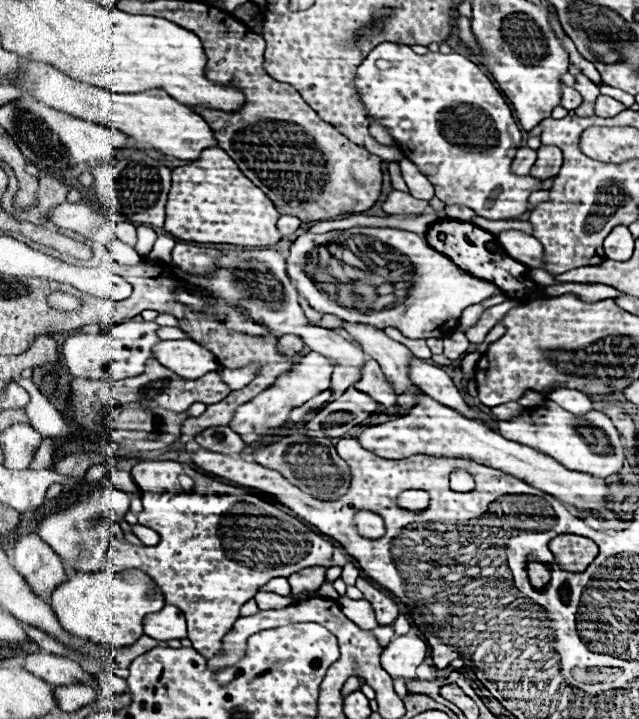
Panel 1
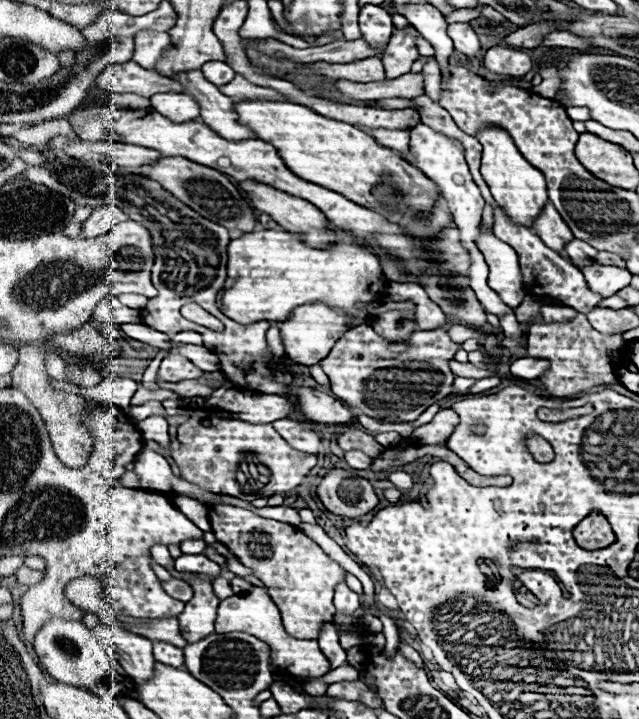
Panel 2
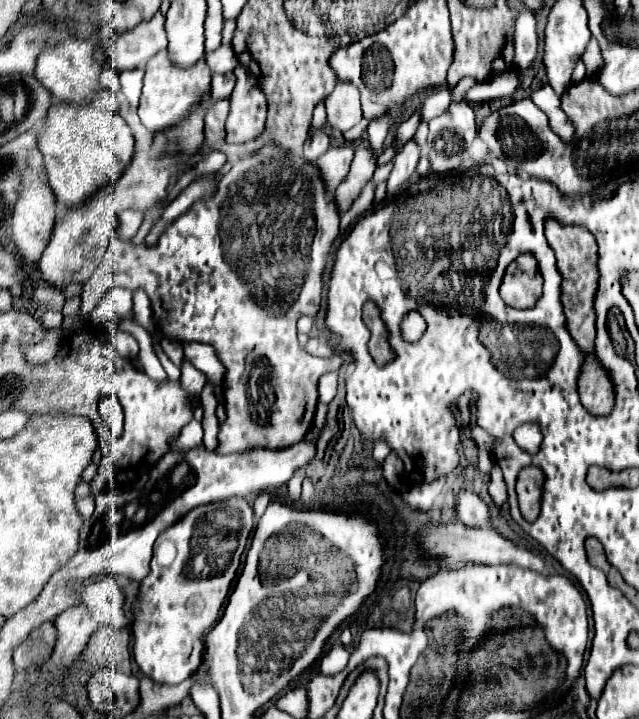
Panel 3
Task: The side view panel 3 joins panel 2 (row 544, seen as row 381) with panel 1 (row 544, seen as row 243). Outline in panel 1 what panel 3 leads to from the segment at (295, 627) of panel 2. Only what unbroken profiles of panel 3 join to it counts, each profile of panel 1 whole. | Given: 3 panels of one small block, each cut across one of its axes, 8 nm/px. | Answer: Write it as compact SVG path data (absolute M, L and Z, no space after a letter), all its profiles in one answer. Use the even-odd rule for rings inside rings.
M144 460L144 462L138 462L138 464L132 468L132 476L134 476L136 484L138 484L140 490L142 490L142 502L144 502L144 510L138 514L138 522L144 524L144 526L150 526L152 530L156 530L156 532L160 534L160 544L156 544L156 546L135 546L127 541L112 538L112 540L110 540L110 548L108 548L108 560L110 560L110 564L112 564L110 570L120 572L120 570L136 568L136 570L146 572L146 574L156 582L156 586L162 590L166 604L172 604L172 606L176 606L176 608L182 610L182 614L186 616L186 622L188 622L188 638L190 638L190 642L192 642L192 648L196 648L198 652L202 652L202 656L206 656L206 658L210 658L210 656L214 656L214 654L220 652L222 638L224 638L226 632L232 628L234 620L240 616L240 606L242 606L246 600L254 598L258 586L264 586L270 578L276 578L276 576L288 578L290 574L294 574L294 572L298 572L298 570L302 570L302 568L308 568L308 566L326 566L326 564L330 562L330 558L332 558L334 544L332 544L326 536L316 534L316 532L290 532L290 530L310 530L310 528L308 528L304 522L296 520L296 518L292 518L292 516L288 516L288 514L282 514L274 504L268 504L268 502L260 500L258 496L248 494L246 488L222 484L222 482L210 478L210 476L198 474L198 472L194 472L192 468L188 468L188 466L180 464L180 462L172 462L172 460ZM180 474L188 474L188 476L194 480L194 488L192 488L190 492L184 492L184 490L180 488L180 484L178 484L178 476L180 476Z

